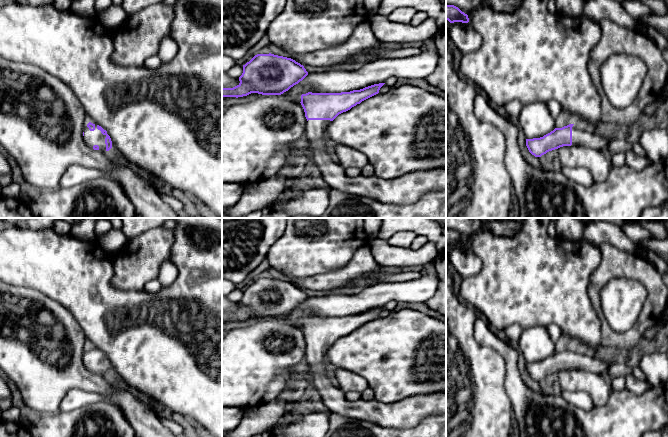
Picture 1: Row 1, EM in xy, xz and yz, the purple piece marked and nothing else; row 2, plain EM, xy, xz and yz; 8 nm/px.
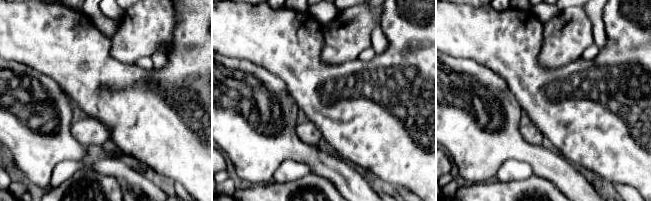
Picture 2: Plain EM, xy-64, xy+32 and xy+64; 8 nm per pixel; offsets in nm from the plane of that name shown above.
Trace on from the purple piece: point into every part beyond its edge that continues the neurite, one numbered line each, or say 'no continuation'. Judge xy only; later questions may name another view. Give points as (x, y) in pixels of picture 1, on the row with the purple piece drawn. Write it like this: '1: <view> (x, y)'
1: xy (91, 138)

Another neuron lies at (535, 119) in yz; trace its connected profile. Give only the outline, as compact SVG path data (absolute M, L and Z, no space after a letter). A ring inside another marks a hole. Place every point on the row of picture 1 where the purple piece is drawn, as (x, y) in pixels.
M544 102L523 105L517 120L526 139L543 137L555 129L555 118Z

